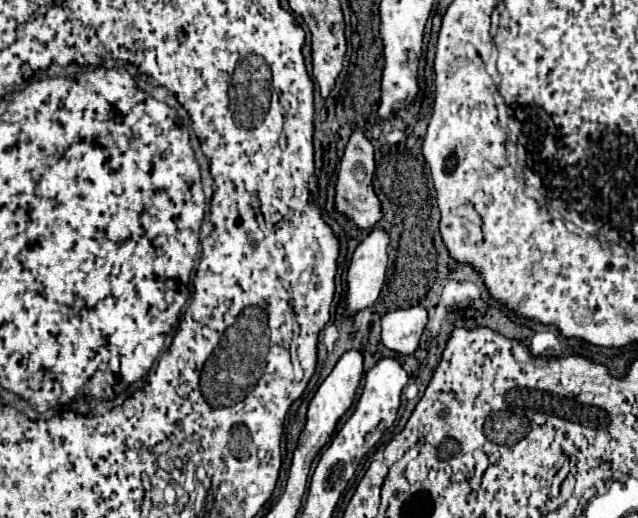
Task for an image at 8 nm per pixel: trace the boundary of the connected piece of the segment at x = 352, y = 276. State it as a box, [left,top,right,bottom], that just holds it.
[346,228,390,316]

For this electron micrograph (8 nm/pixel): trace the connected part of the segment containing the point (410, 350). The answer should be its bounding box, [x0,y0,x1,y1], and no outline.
[382,306,426,354]

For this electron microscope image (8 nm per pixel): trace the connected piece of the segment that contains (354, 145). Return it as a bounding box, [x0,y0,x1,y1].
[336,130,382,230]

